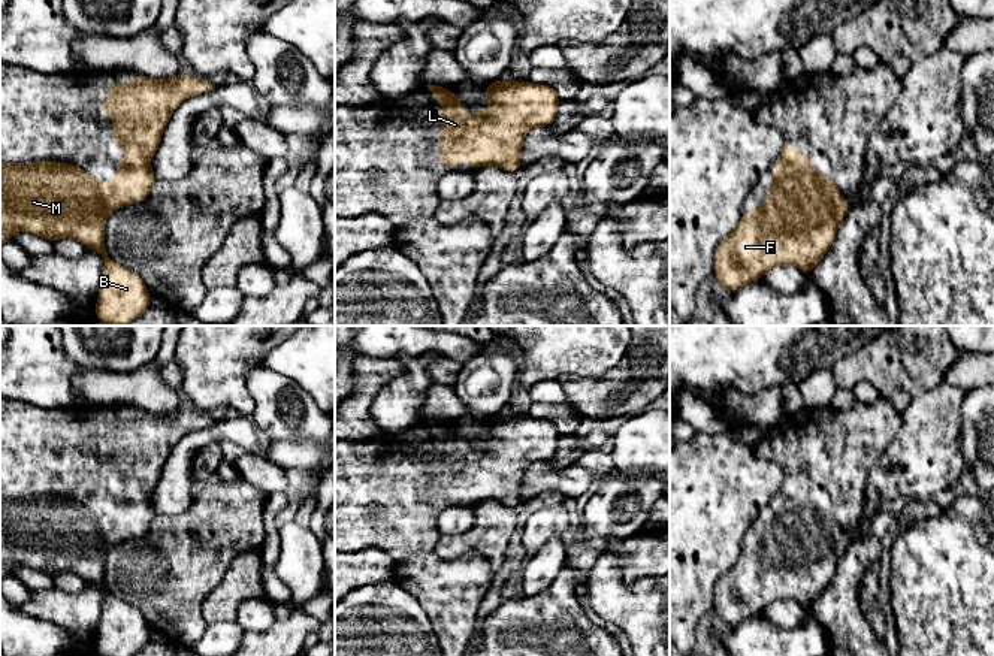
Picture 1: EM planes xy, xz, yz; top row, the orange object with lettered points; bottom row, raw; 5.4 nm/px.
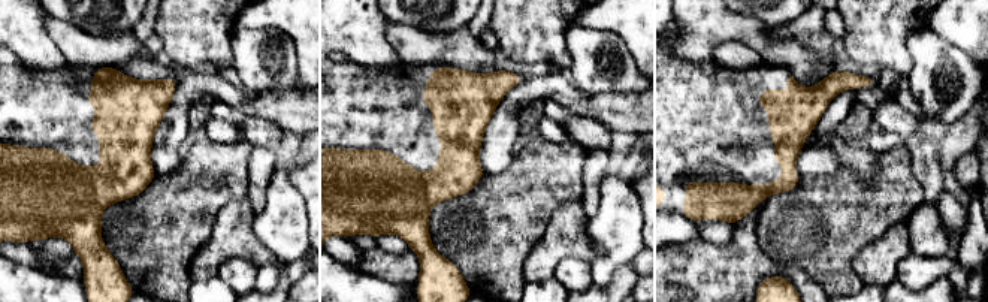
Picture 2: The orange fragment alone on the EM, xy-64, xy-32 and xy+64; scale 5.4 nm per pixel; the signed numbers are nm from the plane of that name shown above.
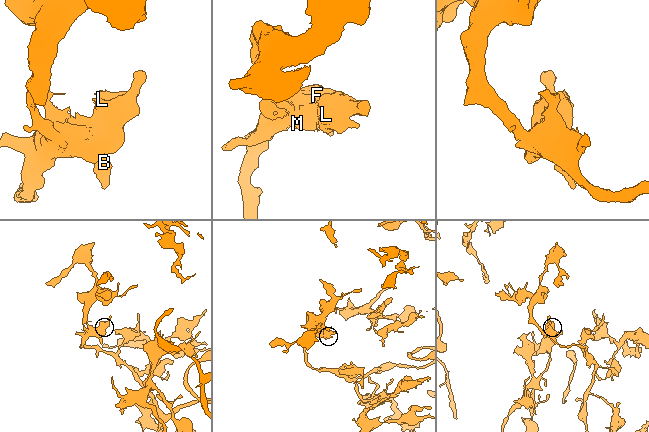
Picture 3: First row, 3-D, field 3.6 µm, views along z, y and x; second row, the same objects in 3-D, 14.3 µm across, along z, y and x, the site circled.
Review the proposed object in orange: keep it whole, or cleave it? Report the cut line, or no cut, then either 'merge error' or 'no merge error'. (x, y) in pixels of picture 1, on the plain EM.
no cut; no merge error

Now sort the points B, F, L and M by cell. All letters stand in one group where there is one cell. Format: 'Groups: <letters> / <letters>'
Groups: B F L M

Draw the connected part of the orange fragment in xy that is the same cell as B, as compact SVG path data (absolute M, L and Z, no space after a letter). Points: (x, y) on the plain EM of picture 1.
M118 408L117 412L118 412L118 415L108 423L108 427L103 432L103 438L102 438L100 444L105 448L112 450L112 465L117 472L115 483L126 484L127 489L121 490L120 495L117 496L118 508L114 510L109 517L97 517L85 504L81 504L79 501L75 501L72 498L57 498L54 495L34 496L34 498L0 498L0 583L3 581L4 577L10 575L10 572L16 566L24 565L24 566L30 566L39 572L48 574L49 577L55 577L57 574L61 574L61 572L70 572L70 574L81 577L85 583L100 587L105 592L105 599L102 602L102 616L99 620L99 631L97 631L97 638L94 643L94 650L100 656L133 656L135 653L142 650L151 641L151 629L149 629L145 617L142 616L142 613L138 610L138 607L135 607L129 602L124 602L120 598L117 598L108 592L108 587L105 584L105 557L112 545L129 541L129 539L139 538L149 530L152 520L158 516L151 504L151 493L154 492L157 483L160 481L163 466L172 451L172 447L188 432L193 432L196 429L202 429L205 426L215 423L215 418L199 414L197 411L181 409L181 408L175 409L170 414L151 414L143 409L133 408L132 420L129 420L127 417L120 414L121 408Z

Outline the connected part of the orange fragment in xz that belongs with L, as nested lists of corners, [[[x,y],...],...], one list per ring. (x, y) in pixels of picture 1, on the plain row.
[[[502,412],[484,420],[489,442],[484,448],[469,445],[462,448],[459,442],[463,439],[462,432],[451,427],[447,421],[426,420],[433,429],[439,441],[447,439],[448,447],[439,447],[441,471],[438,475],[436,493],[444,502],[462,499],[462,484],[457,481],[460,475],[468,481],[468,504],[481,501],[496,501],[505,507],[516,508],[522,502],[522,481],[526,468],[534,462],[549,462],[553,459],[561,433],[552,420],[532,418],[531,415],[516,417]]]

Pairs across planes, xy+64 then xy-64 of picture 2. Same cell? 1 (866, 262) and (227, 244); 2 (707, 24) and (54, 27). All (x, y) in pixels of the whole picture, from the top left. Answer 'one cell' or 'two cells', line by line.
1: one cell
2: two cells

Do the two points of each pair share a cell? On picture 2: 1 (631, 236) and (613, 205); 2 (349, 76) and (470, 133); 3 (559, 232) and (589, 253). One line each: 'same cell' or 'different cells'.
1: same cell
2: same cell
3: same cell

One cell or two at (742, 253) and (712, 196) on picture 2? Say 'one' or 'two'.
two

